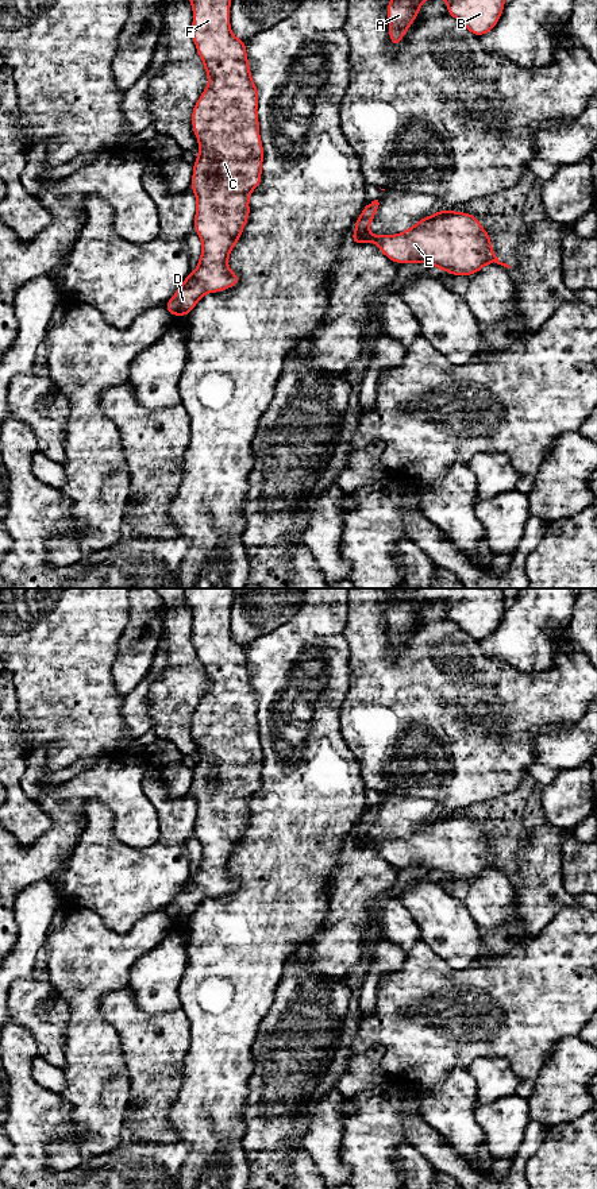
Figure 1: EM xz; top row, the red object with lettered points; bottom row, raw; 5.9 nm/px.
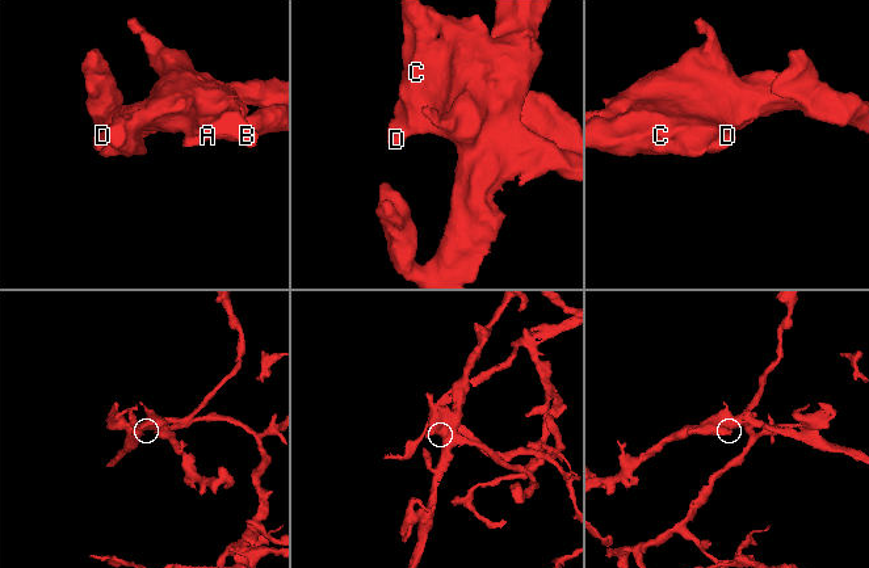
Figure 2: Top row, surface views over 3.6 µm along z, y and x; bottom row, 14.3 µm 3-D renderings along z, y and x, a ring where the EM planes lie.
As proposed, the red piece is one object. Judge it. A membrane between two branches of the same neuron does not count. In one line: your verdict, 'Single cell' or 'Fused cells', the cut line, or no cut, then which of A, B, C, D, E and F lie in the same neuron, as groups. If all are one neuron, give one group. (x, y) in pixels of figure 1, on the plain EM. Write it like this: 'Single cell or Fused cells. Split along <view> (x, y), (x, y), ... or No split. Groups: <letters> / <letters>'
Fused cells. Split along xz (368, 836), (351, 844). Groups: A B C D F / E

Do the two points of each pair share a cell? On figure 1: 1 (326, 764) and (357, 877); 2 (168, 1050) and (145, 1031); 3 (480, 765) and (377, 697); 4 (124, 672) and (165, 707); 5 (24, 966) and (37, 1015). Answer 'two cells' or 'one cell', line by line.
1: two cells
2: one cell
3: one cell
4: two cells
5: two cells

